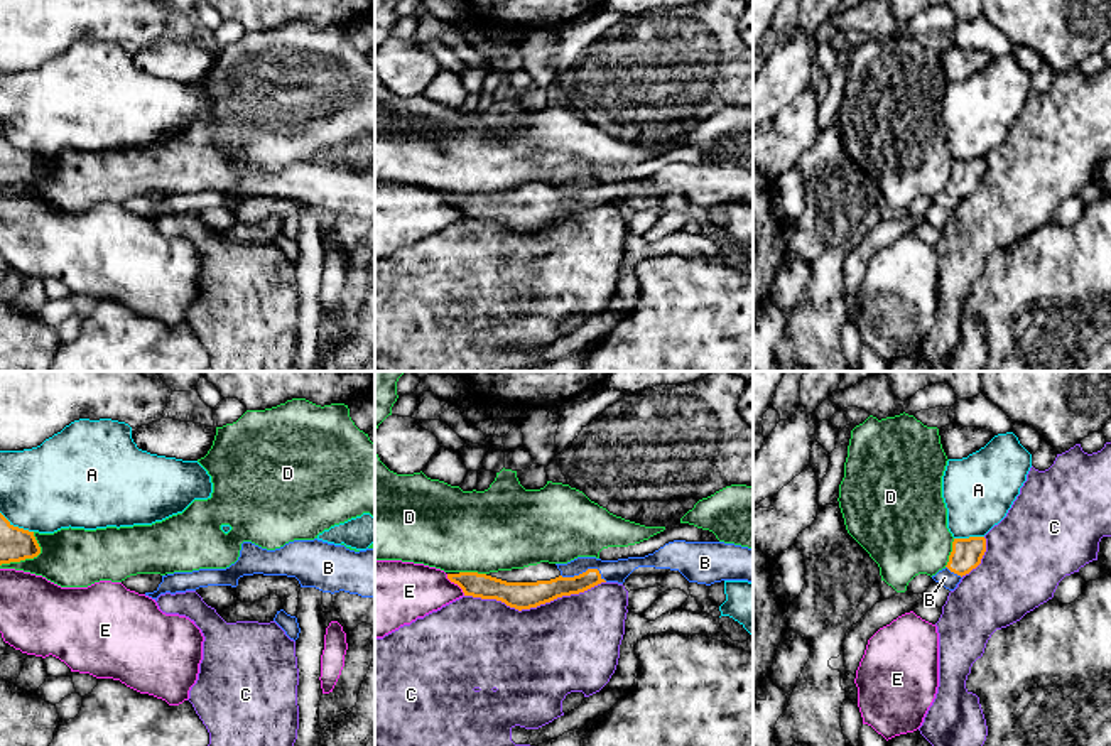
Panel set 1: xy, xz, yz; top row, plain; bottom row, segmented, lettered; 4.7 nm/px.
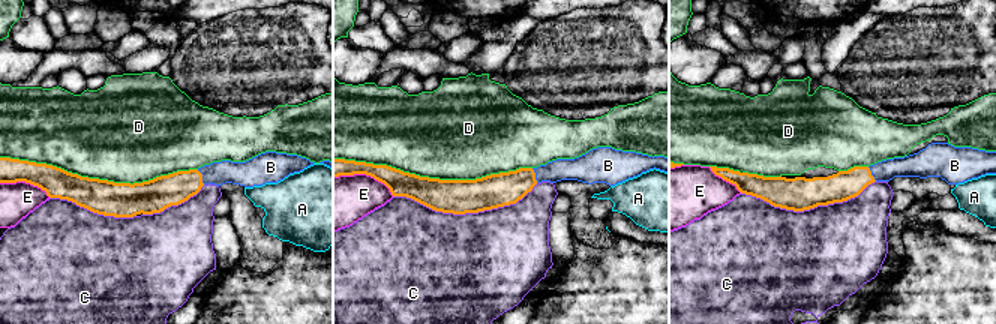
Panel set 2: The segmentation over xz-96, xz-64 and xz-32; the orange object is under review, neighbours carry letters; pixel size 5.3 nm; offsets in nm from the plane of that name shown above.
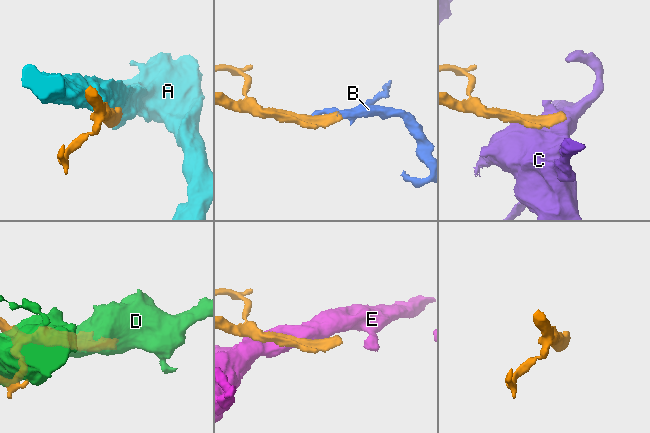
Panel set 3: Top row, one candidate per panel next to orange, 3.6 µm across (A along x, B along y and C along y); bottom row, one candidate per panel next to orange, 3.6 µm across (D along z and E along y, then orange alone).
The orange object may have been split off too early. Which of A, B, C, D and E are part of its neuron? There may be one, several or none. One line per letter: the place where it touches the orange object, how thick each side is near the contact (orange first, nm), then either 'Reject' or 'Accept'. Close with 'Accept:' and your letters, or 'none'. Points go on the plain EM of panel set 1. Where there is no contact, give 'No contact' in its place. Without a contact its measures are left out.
A: Touches orange at yz (970, 159). Thickness 150 nm (orange) against 340 nm. Reject
B: Touches orange at xz (585, 194). Thickness 110 nm (orange) against 110 nm. Accept
C: Touches orange at xz (534, 228). Thickness 130 nm (orange) against 460 nm. Reject
D: Touches orange at xy (29, 179). Thickness 160 nm (orange) against 280 nm. Reject
E: Touches orange at xz (456, 205). Thickness 120 nm (orange) against 280 nm. Reject
Accept: B

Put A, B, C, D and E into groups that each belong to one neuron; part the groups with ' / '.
A / B / C / D / E

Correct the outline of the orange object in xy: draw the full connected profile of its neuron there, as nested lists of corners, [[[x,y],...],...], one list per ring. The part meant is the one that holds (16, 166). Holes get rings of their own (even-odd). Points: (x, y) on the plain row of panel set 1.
[[[0,135],[0,187],[34,181],[41,176],[41,169],[34,154],[14,149]]]

